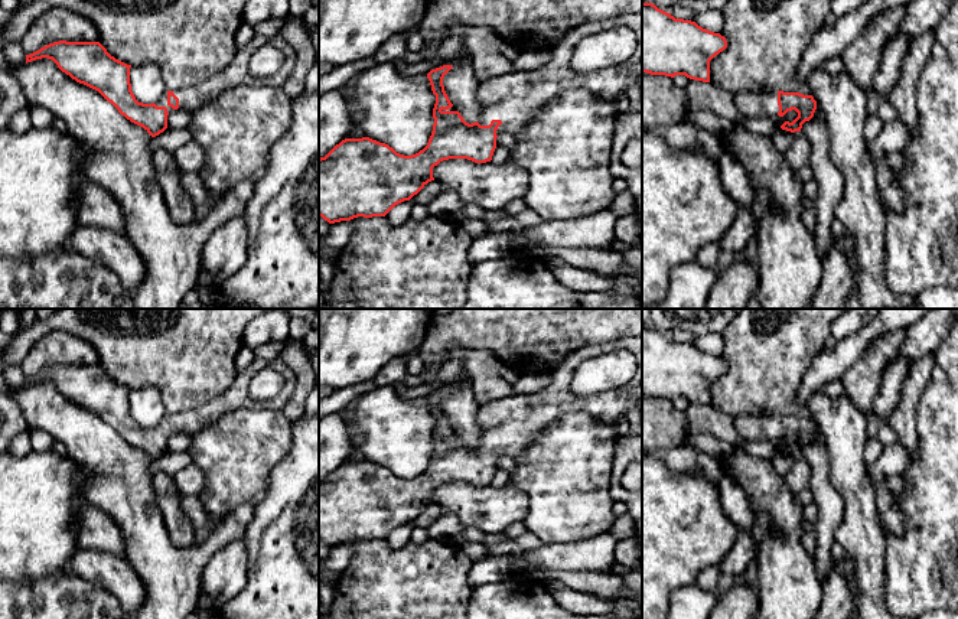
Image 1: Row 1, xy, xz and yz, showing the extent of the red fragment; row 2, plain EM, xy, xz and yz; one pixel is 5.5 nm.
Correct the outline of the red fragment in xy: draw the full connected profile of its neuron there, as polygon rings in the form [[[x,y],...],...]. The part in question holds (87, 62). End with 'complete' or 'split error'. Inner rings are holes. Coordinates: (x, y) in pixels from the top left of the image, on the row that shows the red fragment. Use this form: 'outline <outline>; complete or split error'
outline [[[255,35],[237,51],[222,72],[193,87],[166,91],[157,102],[143,104],[131,91],[131,65],[111,56],[100,42],[53,42],[26,55],[26,63],[42,58],[52,59],[72,79],[98,91],[121,115],[143,127],[151,137],[167,128],[167,115],[173,110],[193,114],[222,91],[242,84],[268,84],[283,88],[296,65],[296,52],[281,35],[273,38]],[[264,45],[281,51],[284,63],[277,74],[257,79],[250,74],[248,63],[251,55]]]; split error

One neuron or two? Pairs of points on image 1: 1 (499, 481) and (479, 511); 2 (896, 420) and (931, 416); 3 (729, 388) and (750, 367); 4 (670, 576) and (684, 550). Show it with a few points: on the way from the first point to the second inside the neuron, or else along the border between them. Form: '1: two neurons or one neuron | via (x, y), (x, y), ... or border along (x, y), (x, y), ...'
1: two neurons | border along (508, 482), (501, 486), (491, 484)
2: two neurons | border along (925, 384), (916, 410), (918, 450)
3: one neuron | via (735, 383), (745, 372)
4: one neuron | via (670, 570), (670, 564), (678, 556)

